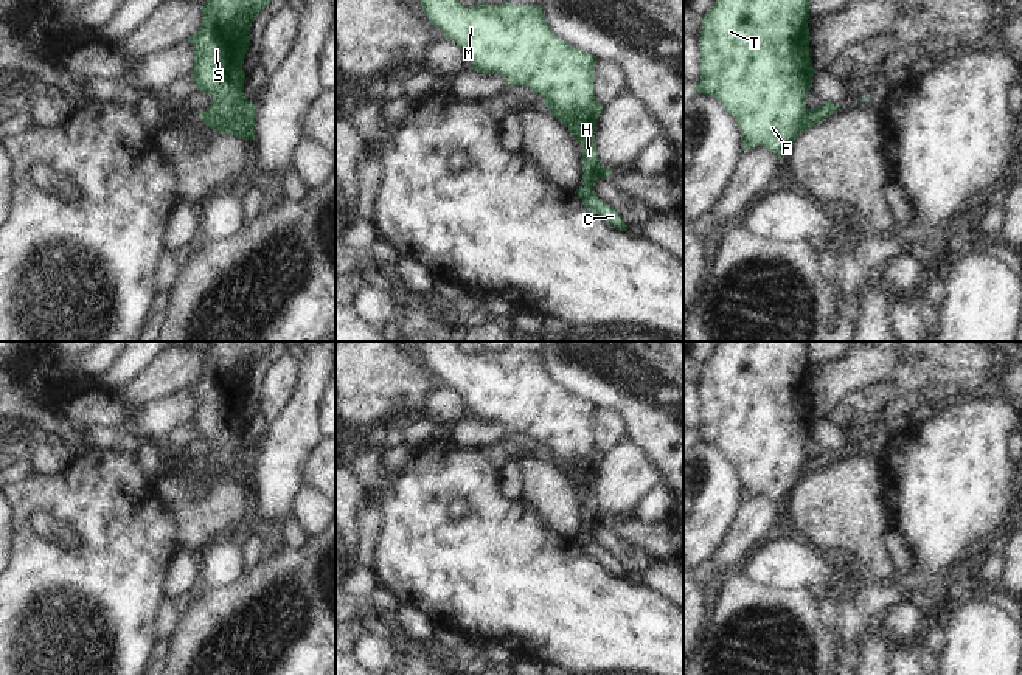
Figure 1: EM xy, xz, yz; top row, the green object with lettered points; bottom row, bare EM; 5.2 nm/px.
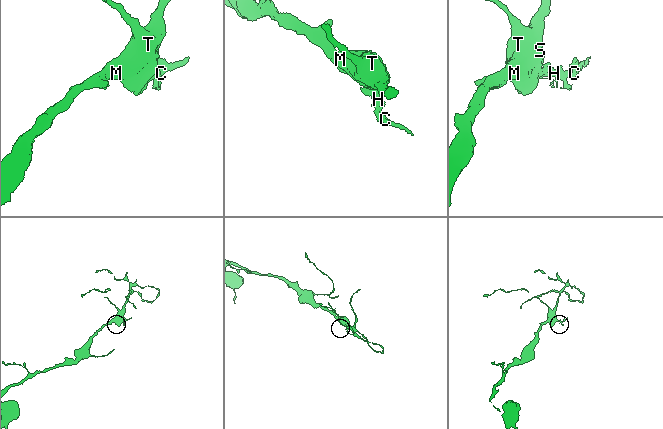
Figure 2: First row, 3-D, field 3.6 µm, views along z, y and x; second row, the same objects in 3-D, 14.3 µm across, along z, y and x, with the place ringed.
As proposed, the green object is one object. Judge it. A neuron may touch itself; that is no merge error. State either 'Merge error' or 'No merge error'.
Merge error.

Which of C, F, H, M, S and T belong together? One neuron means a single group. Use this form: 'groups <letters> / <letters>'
groups C H / F M S T

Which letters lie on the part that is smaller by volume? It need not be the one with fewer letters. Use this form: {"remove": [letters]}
{"remove": ["C", "H"]}

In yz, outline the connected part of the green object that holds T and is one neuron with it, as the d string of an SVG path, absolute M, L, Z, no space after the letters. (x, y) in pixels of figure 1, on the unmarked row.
M719 341L702 363L702 379L697 383L702 424L691 439L714 444L735 466L741 479L741 498L763 493L783 507L781 498L794 492L815 421L809 405L808 366L809 341Z

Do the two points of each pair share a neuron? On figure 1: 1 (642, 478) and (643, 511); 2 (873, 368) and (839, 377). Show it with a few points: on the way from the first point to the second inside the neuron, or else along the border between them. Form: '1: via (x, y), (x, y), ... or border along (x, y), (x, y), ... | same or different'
1: border along (662, 483), (629, 515) | different
2: via (865, 368), (859, 368), (847, 376) | same

